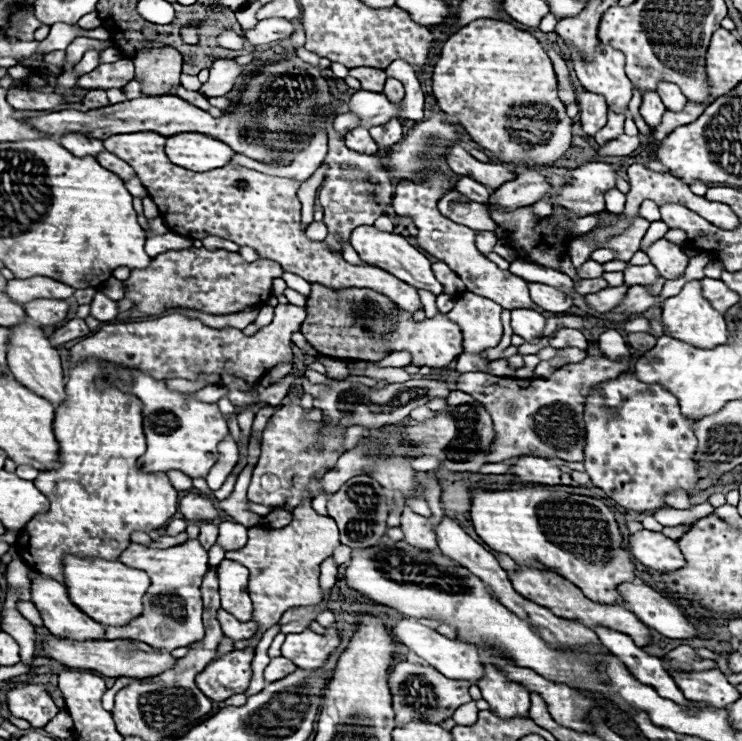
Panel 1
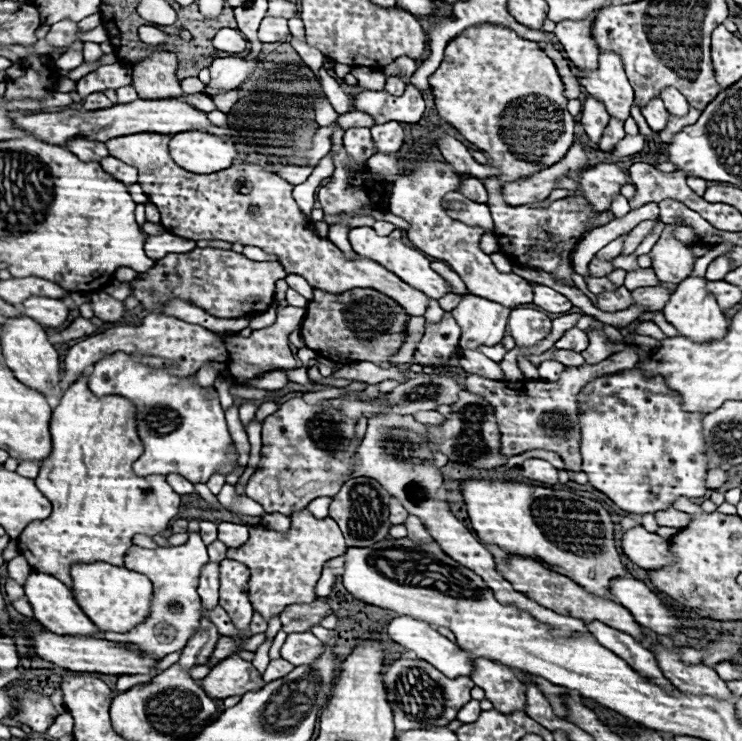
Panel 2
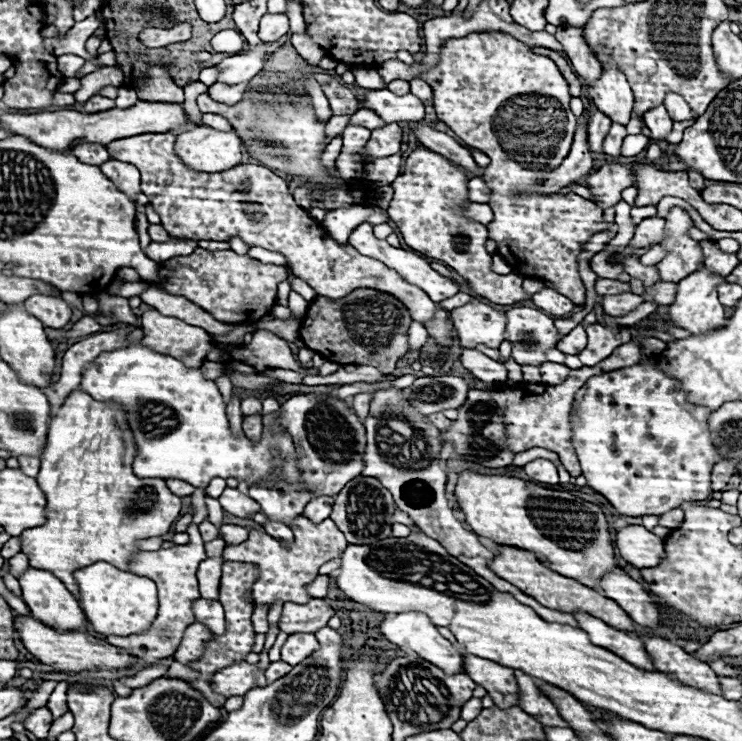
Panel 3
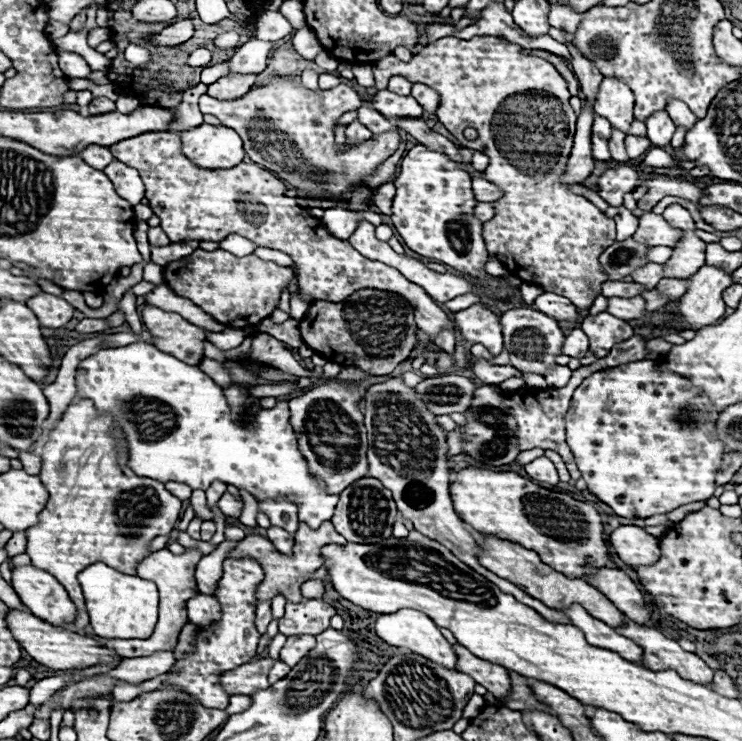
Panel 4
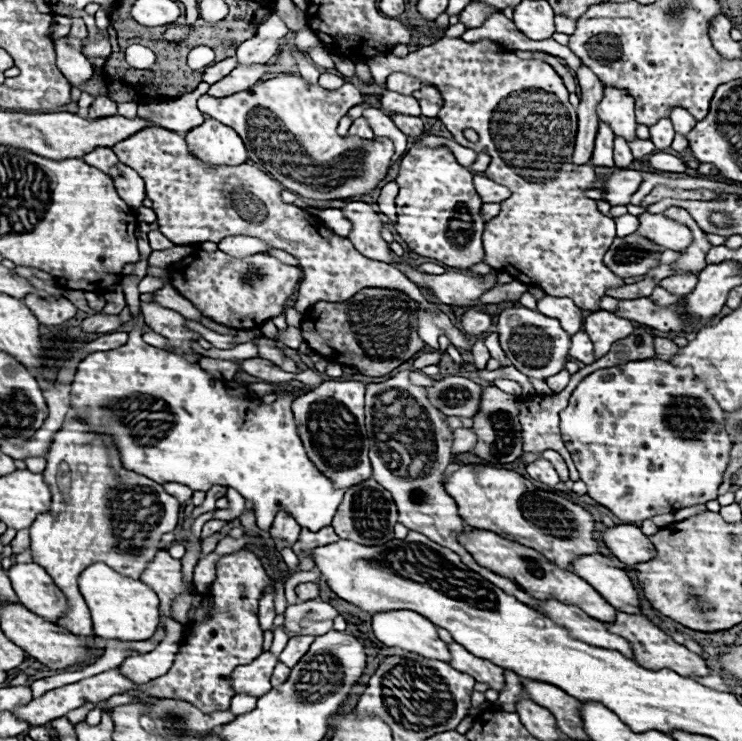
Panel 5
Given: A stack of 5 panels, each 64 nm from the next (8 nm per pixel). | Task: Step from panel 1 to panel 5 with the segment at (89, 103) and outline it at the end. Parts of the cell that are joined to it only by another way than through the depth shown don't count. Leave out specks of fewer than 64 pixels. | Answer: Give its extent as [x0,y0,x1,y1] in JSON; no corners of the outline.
[90,96,116,118]

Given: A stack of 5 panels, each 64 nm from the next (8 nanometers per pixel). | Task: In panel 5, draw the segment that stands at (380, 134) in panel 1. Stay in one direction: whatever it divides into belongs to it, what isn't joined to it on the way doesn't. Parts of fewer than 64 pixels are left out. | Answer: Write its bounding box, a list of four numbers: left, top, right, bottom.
[198,74,394,200]

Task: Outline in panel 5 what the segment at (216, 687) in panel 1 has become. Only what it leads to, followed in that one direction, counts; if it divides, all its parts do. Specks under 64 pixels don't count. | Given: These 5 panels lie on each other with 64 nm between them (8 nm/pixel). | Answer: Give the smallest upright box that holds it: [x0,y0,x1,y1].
[232,654,278,696]

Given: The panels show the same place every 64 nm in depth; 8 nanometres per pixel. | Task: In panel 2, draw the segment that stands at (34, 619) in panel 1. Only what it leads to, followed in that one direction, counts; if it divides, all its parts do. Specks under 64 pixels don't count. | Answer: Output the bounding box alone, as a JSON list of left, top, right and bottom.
[12,598,36,622]

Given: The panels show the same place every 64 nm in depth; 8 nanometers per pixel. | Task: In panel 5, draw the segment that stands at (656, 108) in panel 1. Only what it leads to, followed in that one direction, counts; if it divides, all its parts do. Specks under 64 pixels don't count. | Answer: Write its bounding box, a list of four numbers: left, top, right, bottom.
[650,118,674,150]

